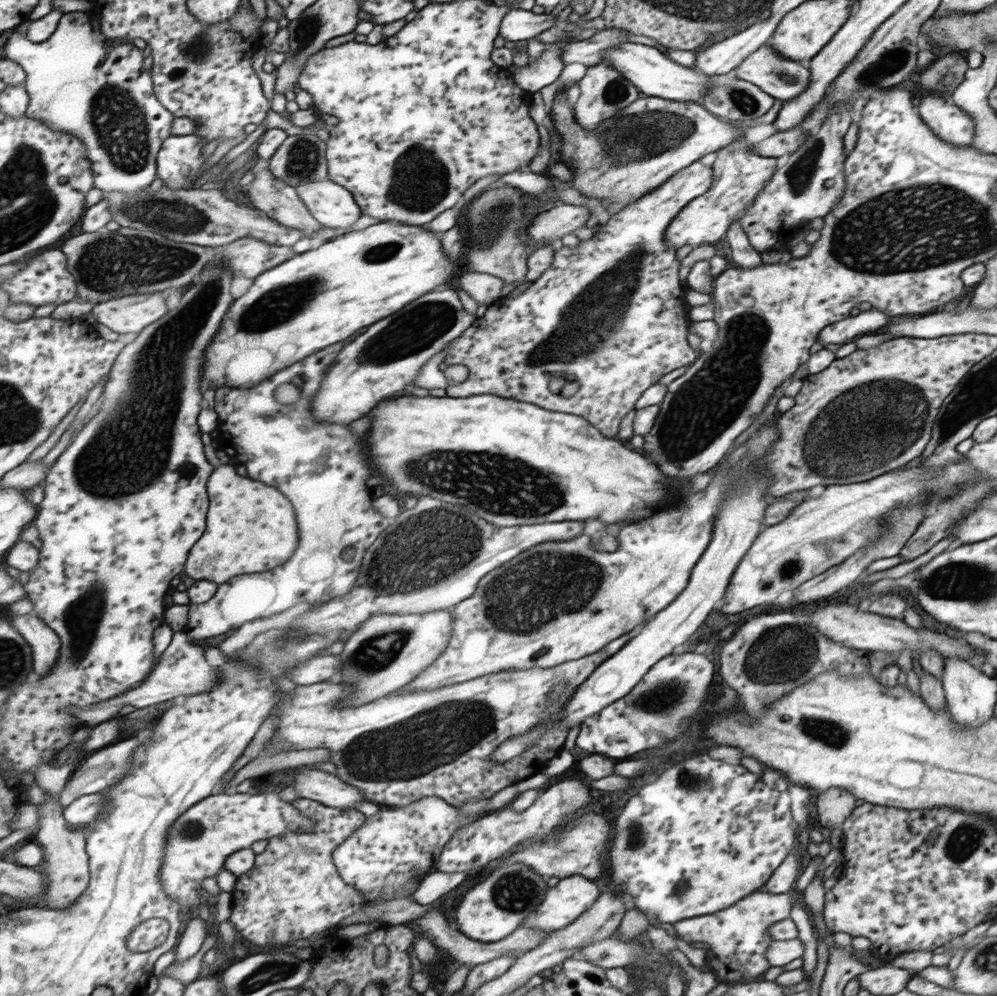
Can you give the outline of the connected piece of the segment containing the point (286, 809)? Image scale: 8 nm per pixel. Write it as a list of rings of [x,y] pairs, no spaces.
[[[217,792],[215,796],[202,800],[186,811],[170,829],[162,867],[162,882],[166,884],[166,892],[182,906],[198,906],[209,899],[202,882],[225,870],[230,855],[253,847],[262,839],[272,840],[288,831],[314,831],[316,822],[310,820],[312,818],[304,816],[296,805],[284,802],[278,793]]]

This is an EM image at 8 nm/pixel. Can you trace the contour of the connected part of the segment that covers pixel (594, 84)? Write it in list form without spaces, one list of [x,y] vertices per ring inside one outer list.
[[[604,62],[588,67],[586,76],[579,81],[580,98],[574,108],[576,120],[584,130],[594,131],[602,120],[618,115],[623,109],[630,107],[636,100],[640,99],[640,91],[630,82],[621,76],[620,72],[608,67]]]

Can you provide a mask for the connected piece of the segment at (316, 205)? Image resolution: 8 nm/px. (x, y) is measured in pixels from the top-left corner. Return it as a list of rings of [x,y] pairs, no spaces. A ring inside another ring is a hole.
[[[326,181],[298,186],[298,193],[314,216],[326,227],[340,228],[352,232],[356,220],[361,216],[360,205],[354,200],[354,193],[342,184]]]

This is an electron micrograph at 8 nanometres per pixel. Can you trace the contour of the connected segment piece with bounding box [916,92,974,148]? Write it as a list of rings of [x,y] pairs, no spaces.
[[[930,92],[916,109],[933,132],[954,146],[971,146],[974,138],[974,120],[955,105],[946,104],[939,94]]]

